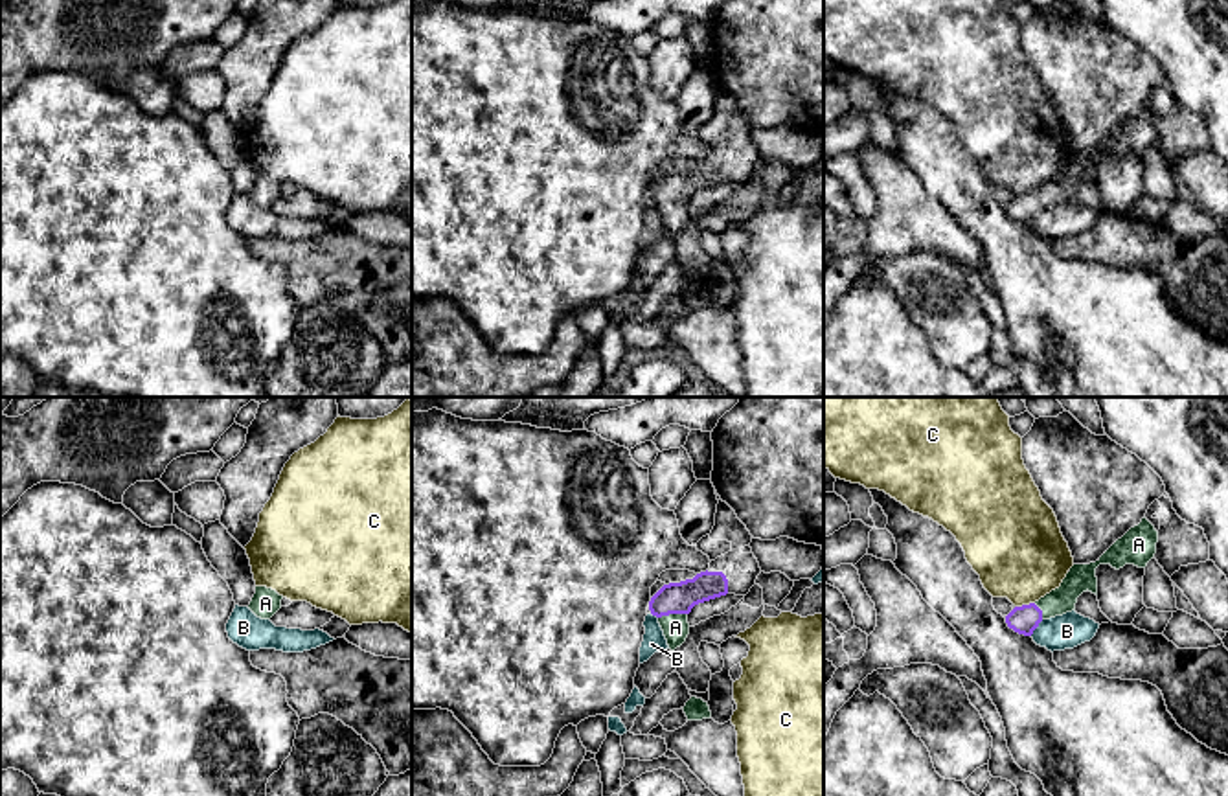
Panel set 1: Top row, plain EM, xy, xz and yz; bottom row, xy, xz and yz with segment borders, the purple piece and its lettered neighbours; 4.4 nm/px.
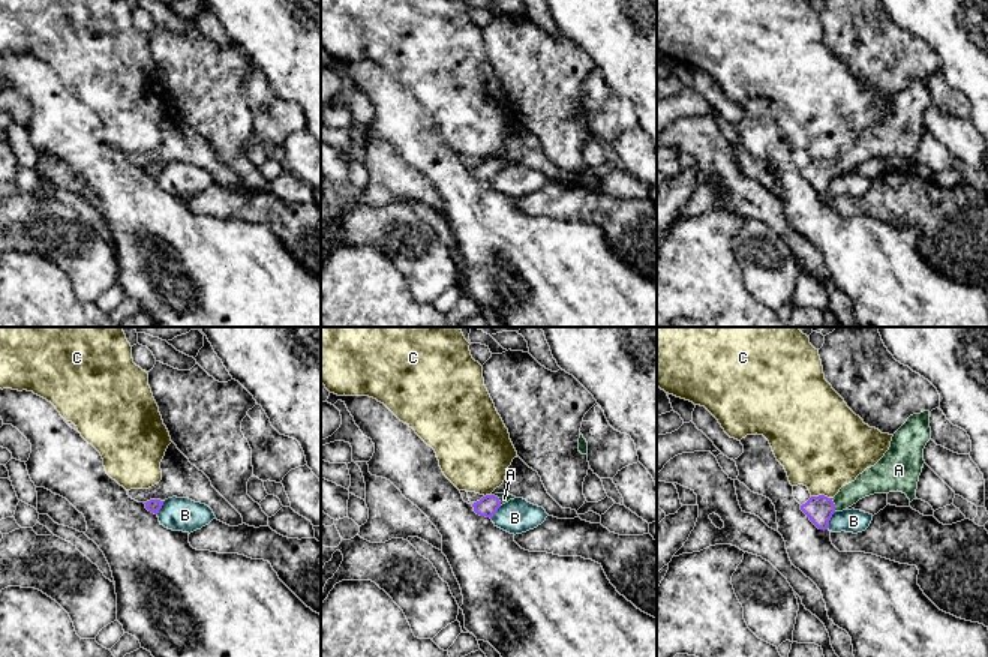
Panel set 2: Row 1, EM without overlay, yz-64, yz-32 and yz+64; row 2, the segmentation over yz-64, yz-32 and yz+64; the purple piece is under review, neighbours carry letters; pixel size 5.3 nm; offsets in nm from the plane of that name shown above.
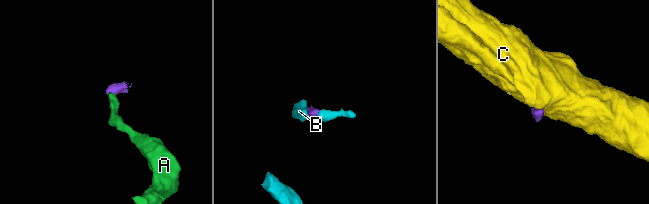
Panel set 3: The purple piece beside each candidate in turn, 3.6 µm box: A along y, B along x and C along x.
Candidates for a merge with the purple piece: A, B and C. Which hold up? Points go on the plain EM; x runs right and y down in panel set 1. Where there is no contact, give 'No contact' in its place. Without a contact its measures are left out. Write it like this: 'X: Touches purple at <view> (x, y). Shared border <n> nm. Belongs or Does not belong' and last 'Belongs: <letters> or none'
A: Touches purple at xz (671, 201). Shared border 130 nm. Belongs
B: Touches purple at yz (1037, 214). Shared border 90 nm. Does not belong
C: Touches purple at yz (1024, 193). Shared border 90 nm. Does not belong
Belongs: A

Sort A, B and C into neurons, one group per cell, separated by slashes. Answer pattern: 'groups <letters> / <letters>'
groups A / B / C

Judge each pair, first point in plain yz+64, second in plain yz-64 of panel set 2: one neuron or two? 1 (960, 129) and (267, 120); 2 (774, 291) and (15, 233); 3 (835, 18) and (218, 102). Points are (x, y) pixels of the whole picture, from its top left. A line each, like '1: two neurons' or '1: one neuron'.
1: two neurons
2: one neuron
3: one neuron

